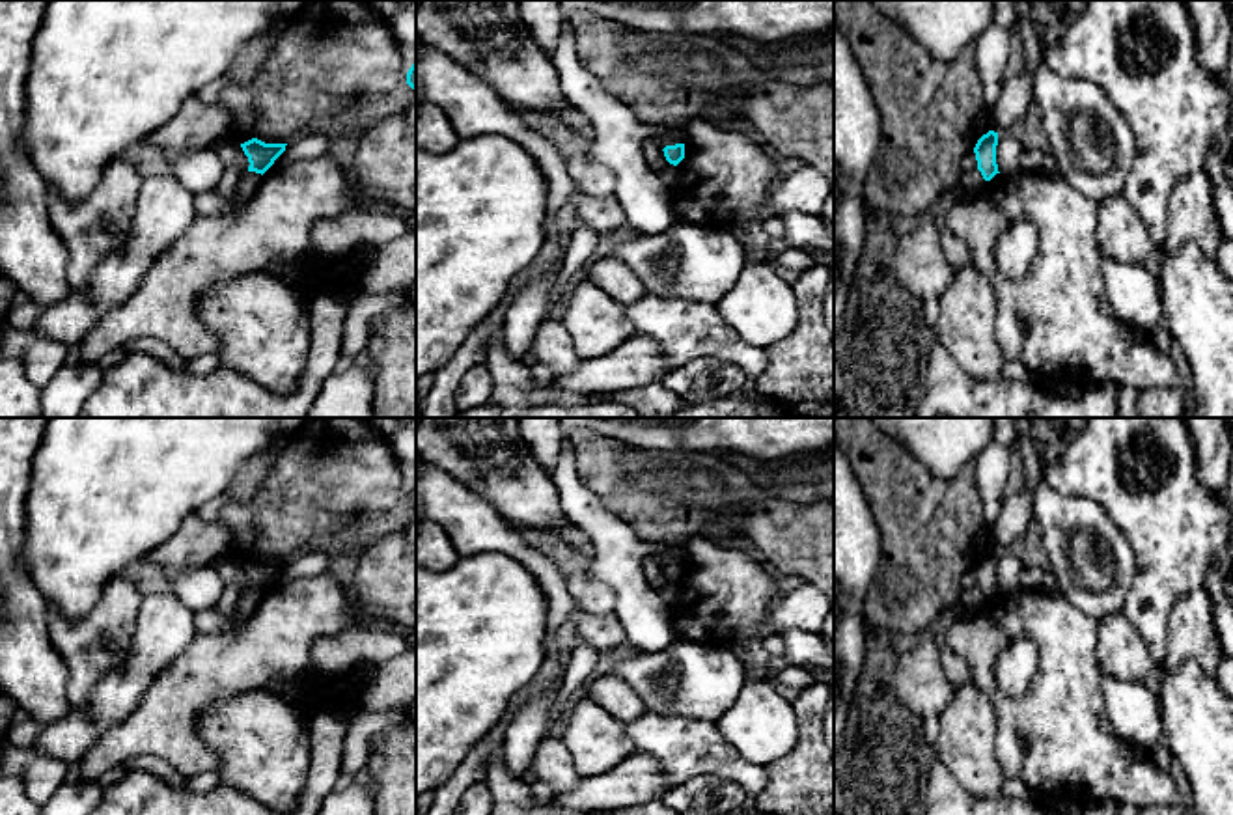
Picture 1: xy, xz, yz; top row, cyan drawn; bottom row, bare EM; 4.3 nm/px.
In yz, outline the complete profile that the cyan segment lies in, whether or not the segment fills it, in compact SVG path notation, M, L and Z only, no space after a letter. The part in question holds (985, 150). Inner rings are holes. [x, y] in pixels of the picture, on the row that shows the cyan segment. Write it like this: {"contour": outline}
{"contour": "M989 131L977 140L974 147L977 170L981 172L985 181L991 181L996 173L1000 173L996 164L996 145L998 132Z"}

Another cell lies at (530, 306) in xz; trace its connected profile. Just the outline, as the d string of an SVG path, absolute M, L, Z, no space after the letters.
M563 254L548 272L528 283L506 310L502 336L506 351L513 360L522 360L530 352L533 336L548 315L550 293L560 276L561 263Z

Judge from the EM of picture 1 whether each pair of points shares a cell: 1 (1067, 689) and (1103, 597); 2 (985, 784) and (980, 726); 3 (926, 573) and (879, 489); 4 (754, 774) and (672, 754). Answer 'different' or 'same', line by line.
1: different
2: same
3: same
4: same

